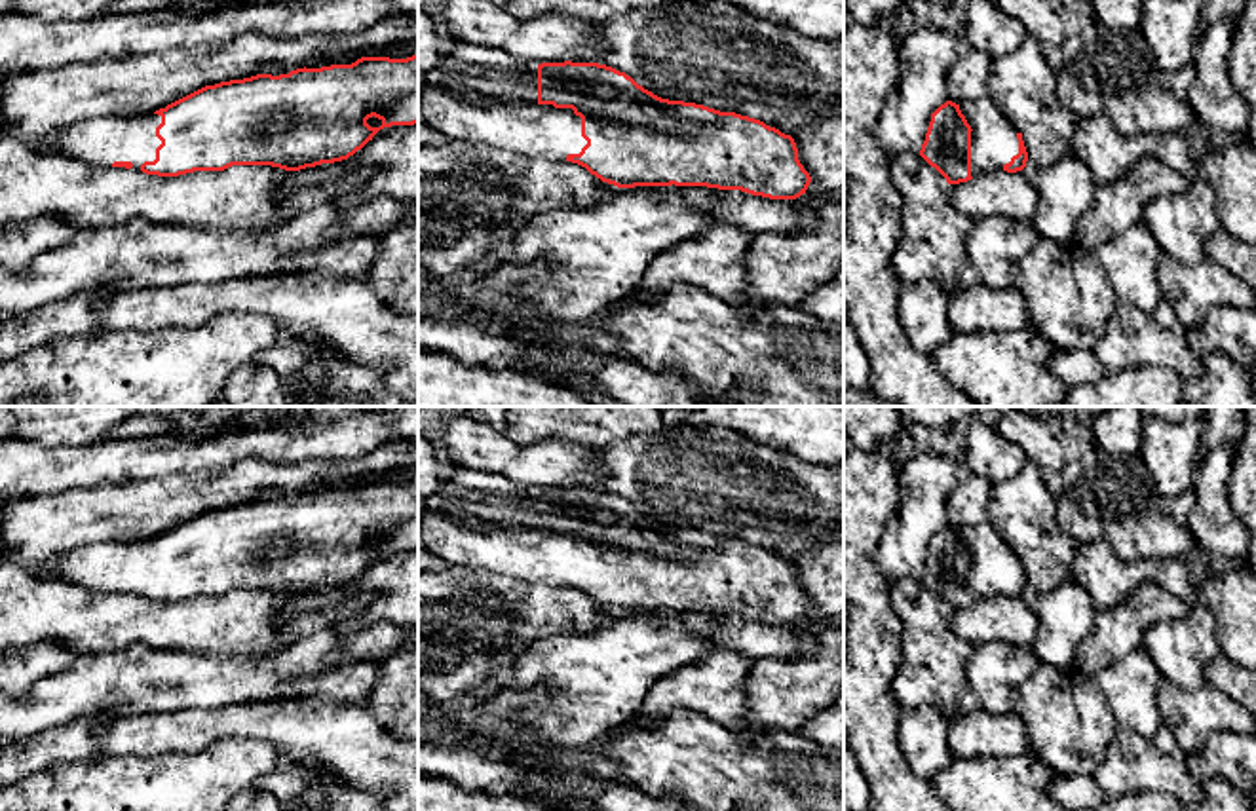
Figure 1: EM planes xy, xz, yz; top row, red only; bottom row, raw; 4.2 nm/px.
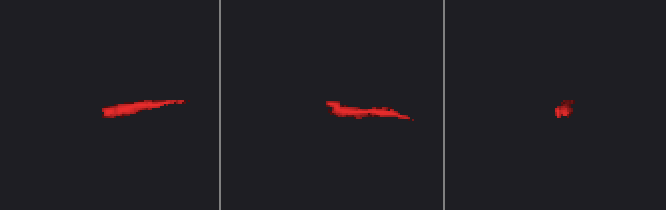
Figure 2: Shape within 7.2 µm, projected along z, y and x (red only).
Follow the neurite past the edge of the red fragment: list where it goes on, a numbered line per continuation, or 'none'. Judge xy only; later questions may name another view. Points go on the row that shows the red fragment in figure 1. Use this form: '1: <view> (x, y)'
1: xy (99, 141)

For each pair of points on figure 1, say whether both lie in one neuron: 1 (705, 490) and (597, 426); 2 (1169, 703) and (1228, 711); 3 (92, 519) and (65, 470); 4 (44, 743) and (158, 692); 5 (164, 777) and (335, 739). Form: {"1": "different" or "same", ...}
{"1": "different", "2": "same", "3": "different", "4": "different", "5": "different"}

